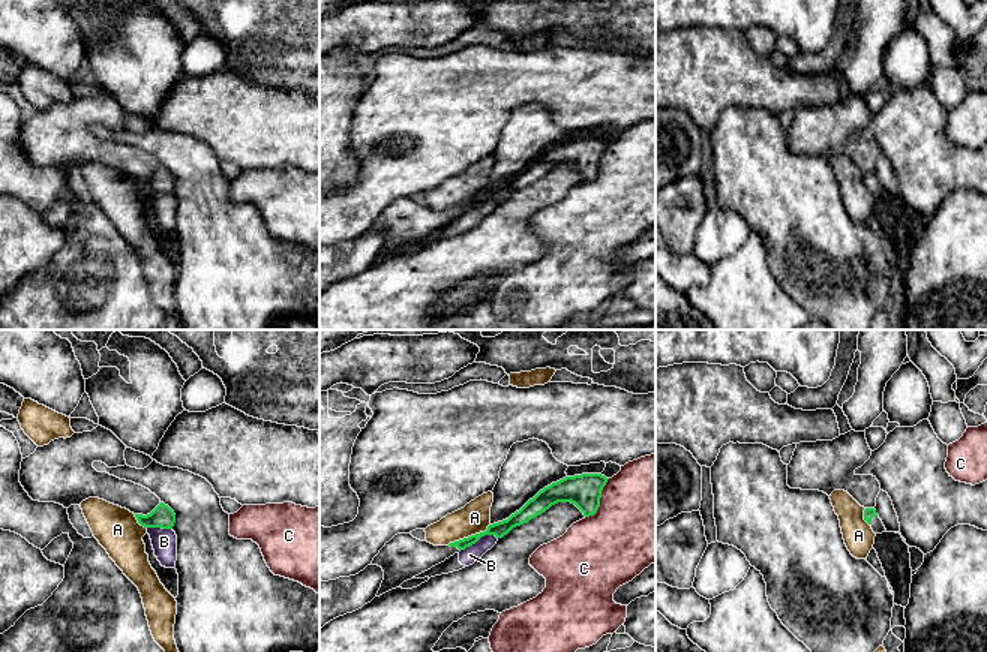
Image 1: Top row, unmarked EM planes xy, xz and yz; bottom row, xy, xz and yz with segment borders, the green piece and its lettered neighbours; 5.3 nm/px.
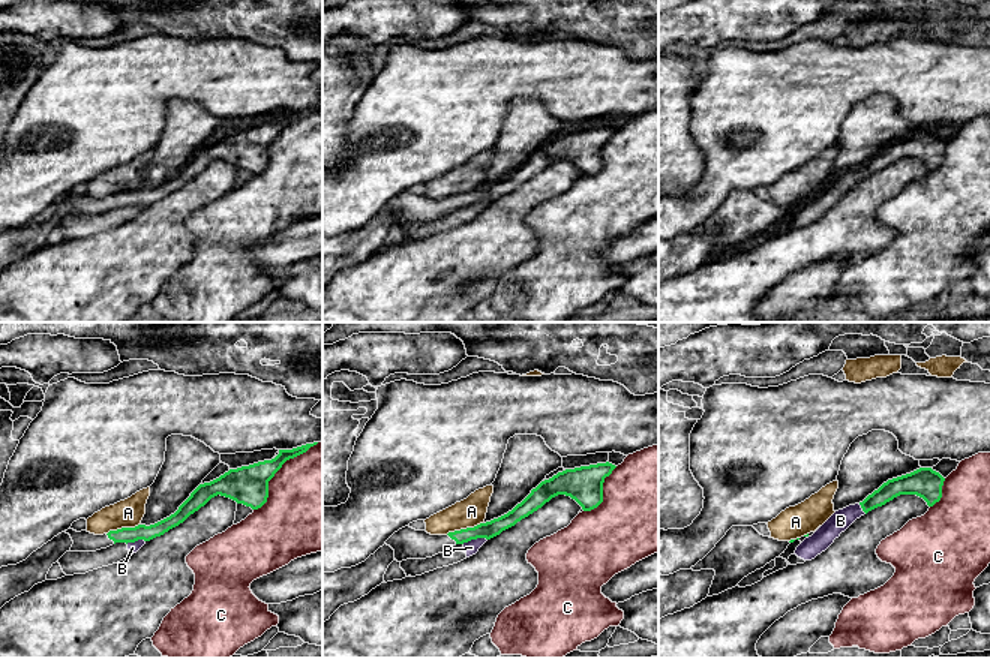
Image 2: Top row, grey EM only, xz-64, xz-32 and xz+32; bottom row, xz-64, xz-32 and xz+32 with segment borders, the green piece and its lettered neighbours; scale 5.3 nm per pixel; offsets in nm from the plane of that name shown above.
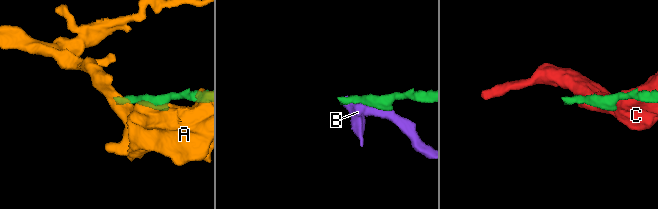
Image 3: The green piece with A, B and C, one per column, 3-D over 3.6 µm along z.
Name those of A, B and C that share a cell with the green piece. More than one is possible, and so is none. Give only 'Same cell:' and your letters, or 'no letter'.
Same cell: no letter

